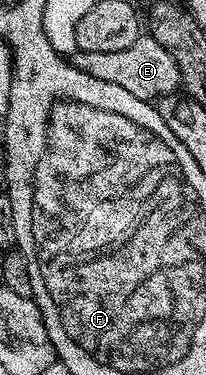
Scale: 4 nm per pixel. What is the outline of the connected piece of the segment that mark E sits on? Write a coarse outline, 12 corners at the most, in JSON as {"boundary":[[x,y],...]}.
{"boundary":[[148,33],[127,49],[78,50],[79,70],[159,101],[183,83]]}

